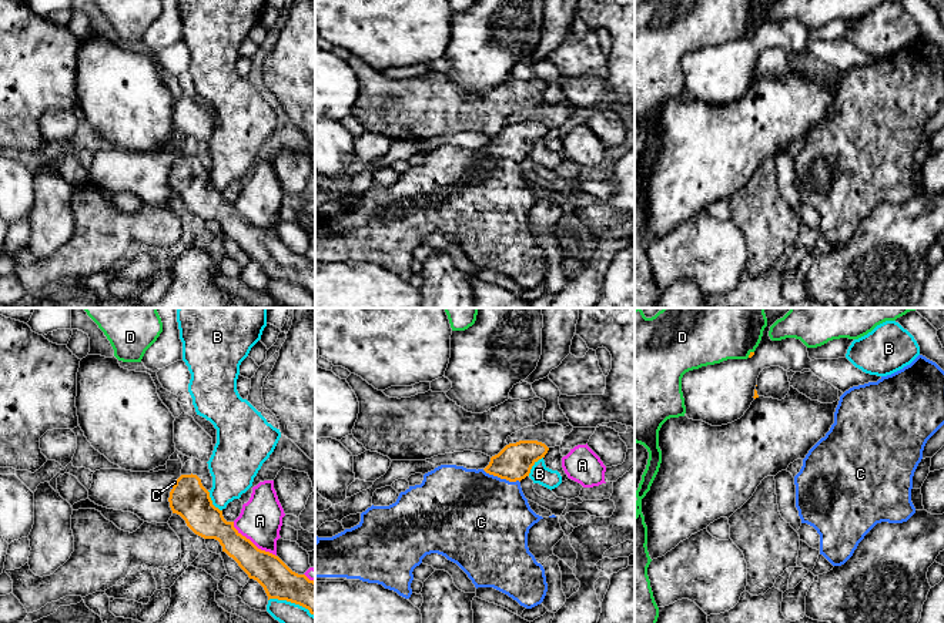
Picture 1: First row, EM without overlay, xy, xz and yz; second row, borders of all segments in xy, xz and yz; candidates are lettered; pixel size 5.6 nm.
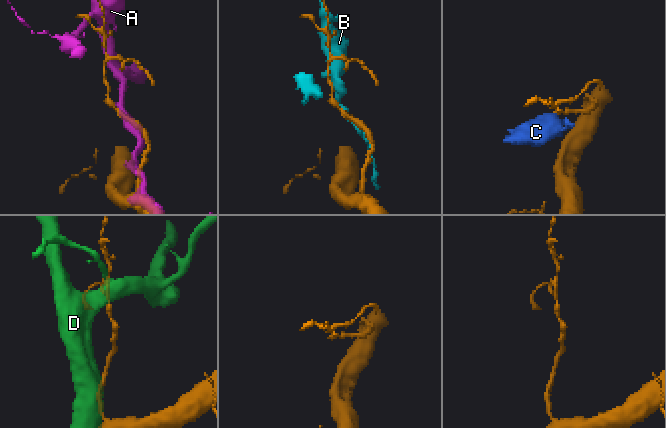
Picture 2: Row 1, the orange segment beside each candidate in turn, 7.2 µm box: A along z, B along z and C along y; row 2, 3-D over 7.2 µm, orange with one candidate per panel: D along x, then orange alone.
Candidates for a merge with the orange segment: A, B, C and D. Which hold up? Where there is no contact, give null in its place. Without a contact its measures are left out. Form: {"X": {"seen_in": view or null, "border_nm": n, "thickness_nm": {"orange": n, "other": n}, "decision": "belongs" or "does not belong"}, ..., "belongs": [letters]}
{"A": {"seen_in": "xy", "border_nm": 320, "thickness_nm": {"orange": 180, "other": 240}, "decision": "does not belong"}, "B": {"seen_in": "xy", "border_nm": 280, "thickness_nm": {"orange": 190, "other": 170}, "decision": "does not belong"}, "C": {"seen_in": "xz", "border_nm": 220, "thickness_nm": {"orange": 200, "other": 500}, "decision": "belongs"}, "D": {"seen_in": "yz", "border_nm": 50, "thickness_nm": {"orange": 20, "other": 260}, "decision": "does not belong"}, "belongs": ["C"]}

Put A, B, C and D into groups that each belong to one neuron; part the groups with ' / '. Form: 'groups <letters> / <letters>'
groups A / B / C / D

